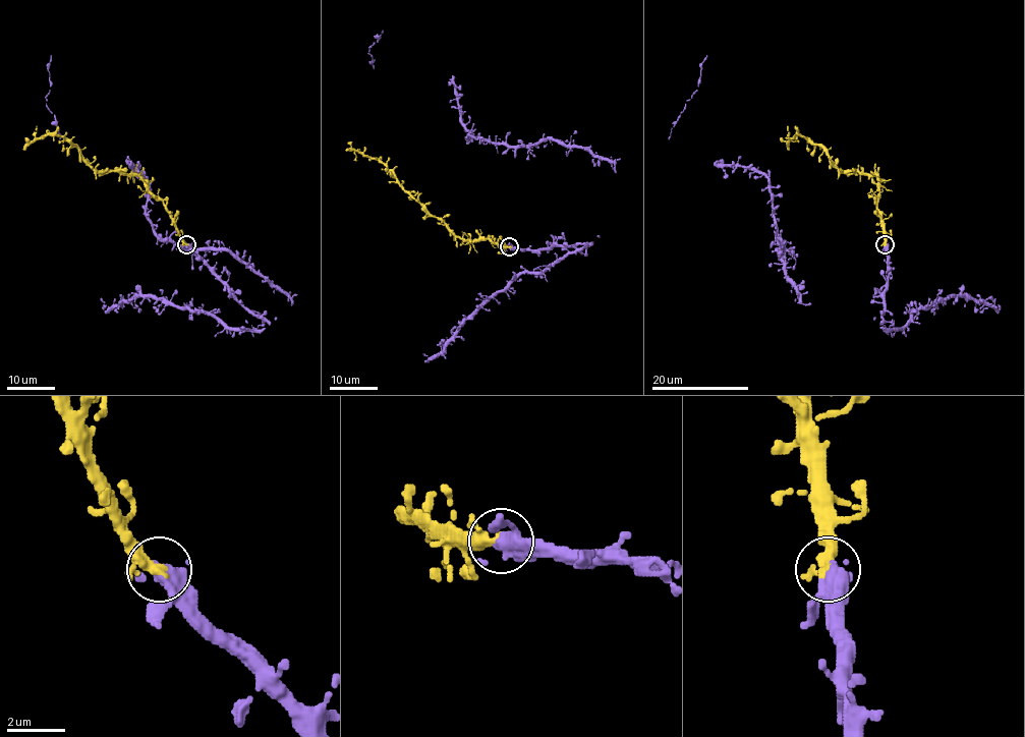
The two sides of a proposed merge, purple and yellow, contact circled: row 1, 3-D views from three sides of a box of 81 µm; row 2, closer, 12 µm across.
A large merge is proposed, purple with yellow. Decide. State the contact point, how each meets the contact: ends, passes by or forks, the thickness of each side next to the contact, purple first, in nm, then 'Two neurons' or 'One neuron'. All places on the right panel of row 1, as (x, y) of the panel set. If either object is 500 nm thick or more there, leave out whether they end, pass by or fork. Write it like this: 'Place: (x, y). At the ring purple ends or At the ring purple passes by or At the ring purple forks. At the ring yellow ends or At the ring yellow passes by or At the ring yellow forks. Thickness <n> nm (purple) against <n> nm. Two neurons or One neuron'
Place: (885, 244). At the ring purple forks. At the ring yellow passes by. Thickness 400 nm (purple) against 280 nm. One neuron

